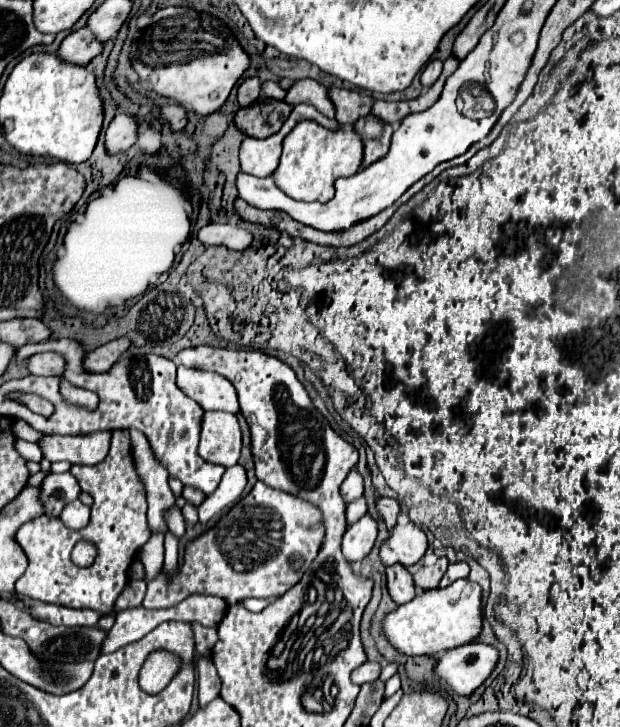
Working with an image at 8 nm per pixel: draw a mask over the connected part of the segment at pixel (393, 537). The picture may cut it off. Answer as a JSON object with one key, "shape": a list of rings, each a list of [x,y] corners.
{"shape":[[[412,522],[398,524],[390,532],[390,538],[382,544],[380,558],[386,566],[402,564],[404,568],[410,568],[416,562],[420,562],[420,558],[426,552],[426,546],[426,534],[420,528],[416,528]]]}

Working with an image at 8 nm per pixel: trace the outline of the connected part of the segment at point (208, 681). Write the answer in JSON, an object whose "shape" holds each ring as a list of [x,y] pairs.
{"shape":[[[198,656],[192,660],[192,664],[198,668],[198,698],[200,706],[204,706],[220,694],[220,678],[210,656]]]}

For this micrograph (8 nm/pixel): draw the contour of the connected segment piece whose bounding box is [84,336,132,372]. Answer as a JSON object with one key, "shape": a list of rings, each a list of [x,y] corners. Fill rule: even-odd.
{"shape":[[[124,336],[124,338],[116,338],[92,352],[88,352],[86,360],[84,360],[84,368],[88,372],[104,372],[108,368],[112,368],[112,364],[130,348],[130,340]]]}

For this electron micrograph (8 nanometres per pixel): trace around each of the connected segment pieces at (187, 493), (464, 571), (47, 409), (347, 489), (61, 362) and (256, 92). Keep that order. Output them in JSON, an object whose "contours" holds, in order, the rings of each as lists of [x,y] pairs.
{"contours":[[[[184,486],[182,496],[184,496],[188,502],[192,502],[194,506],[200,506],[202,500],[204,500],[204,492],[200,492],[200,490],[194,488],[194,486]]],[[[454,562],[448,566],[448,572],[442,576],[440,586],[450,586],[452,582],[456,582],[460,578],[468,578],[468,572],[470,572],[470,568],[466,562]]],[[[12,392],[10,398],[16,400],[16,402],[20,402],[20,404],[24,404],[24,406],[28,406],[32,412],[36,412],[36,414],[40,414],[40,416],[52,416],[52,412],[54,412],[54,406],[52,406],[46,398],[36,396],[36,394]]],[[[352,468],[352,472],[348,474],[348,478],[342,484],[342,496],[350,504],[360,494],[364,494],[364,478],[362,478],[362,474],[356,468]]],[[[44,352],[44,354],[34,354],[30,358],[30,372],[36,376],[62,376],[64,374],[66,360],[56,354],[56,352]]],[[[248,78],[242,82],[242,86],[238,88],[238,104],[242,108],[256,104],[256,100],[260,100],[262,90],[260,90],[260,80],[258,78]]]]}

